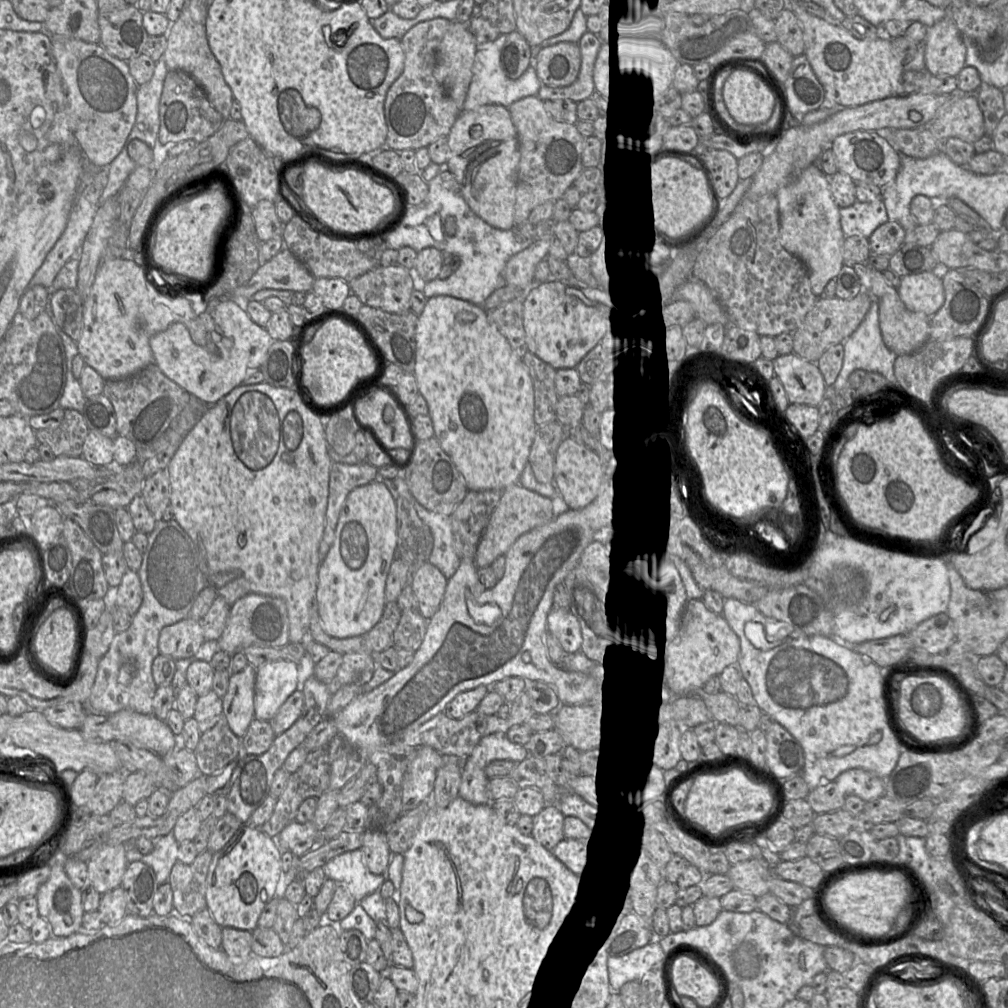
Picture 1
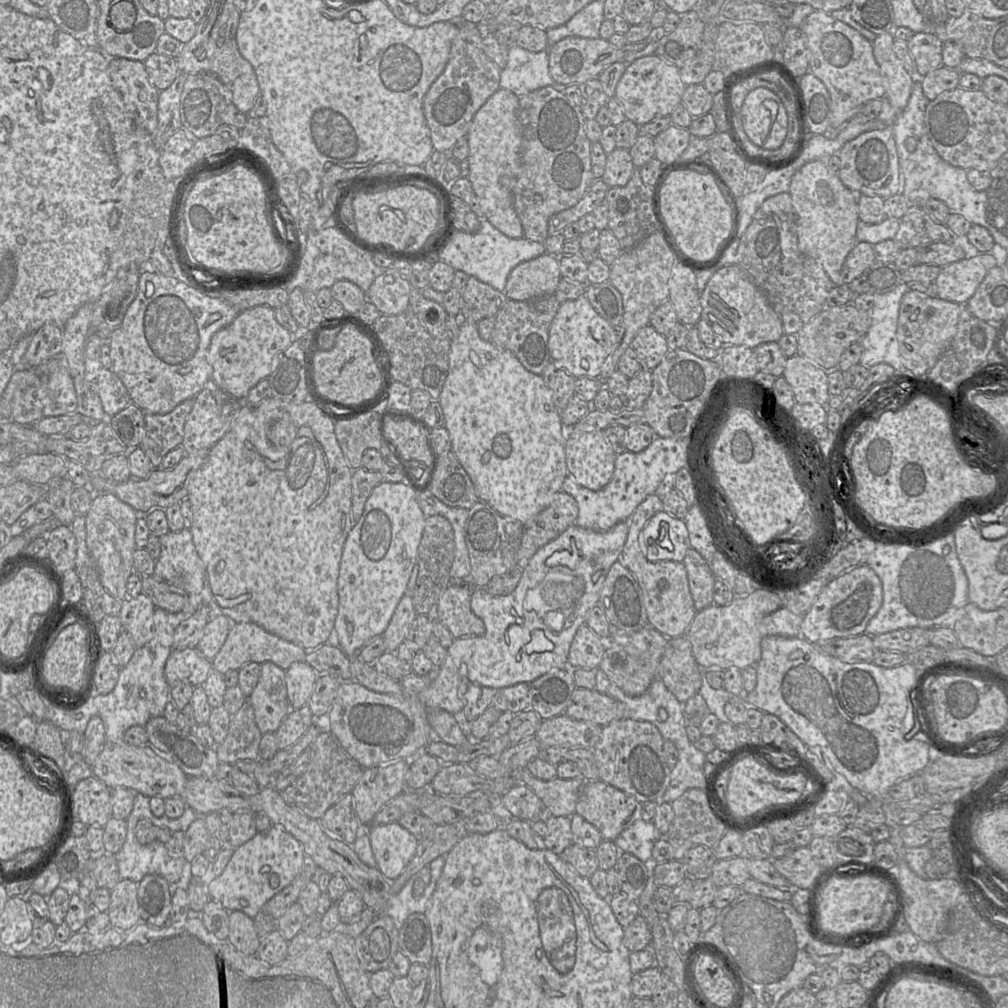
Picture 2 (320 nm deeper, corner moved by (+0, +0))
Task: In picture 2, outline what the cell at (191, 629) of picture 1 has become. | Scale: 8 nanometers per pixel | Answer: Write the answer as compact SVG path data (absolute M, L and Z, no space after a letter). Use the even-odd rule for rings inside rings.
M187 647L173 649L166 661L164 674L170 687L181 681L189 681L193 686L198 686L203 685L212 671L212 660L206 658L197 647Z

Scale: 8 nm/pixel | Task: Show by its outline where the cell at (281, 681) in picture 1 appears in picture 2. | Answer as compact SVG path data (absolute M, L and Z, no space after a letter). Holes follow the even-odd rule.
M306 661L294 662L285 670L287 697L292 709L308 704L318 673Z

